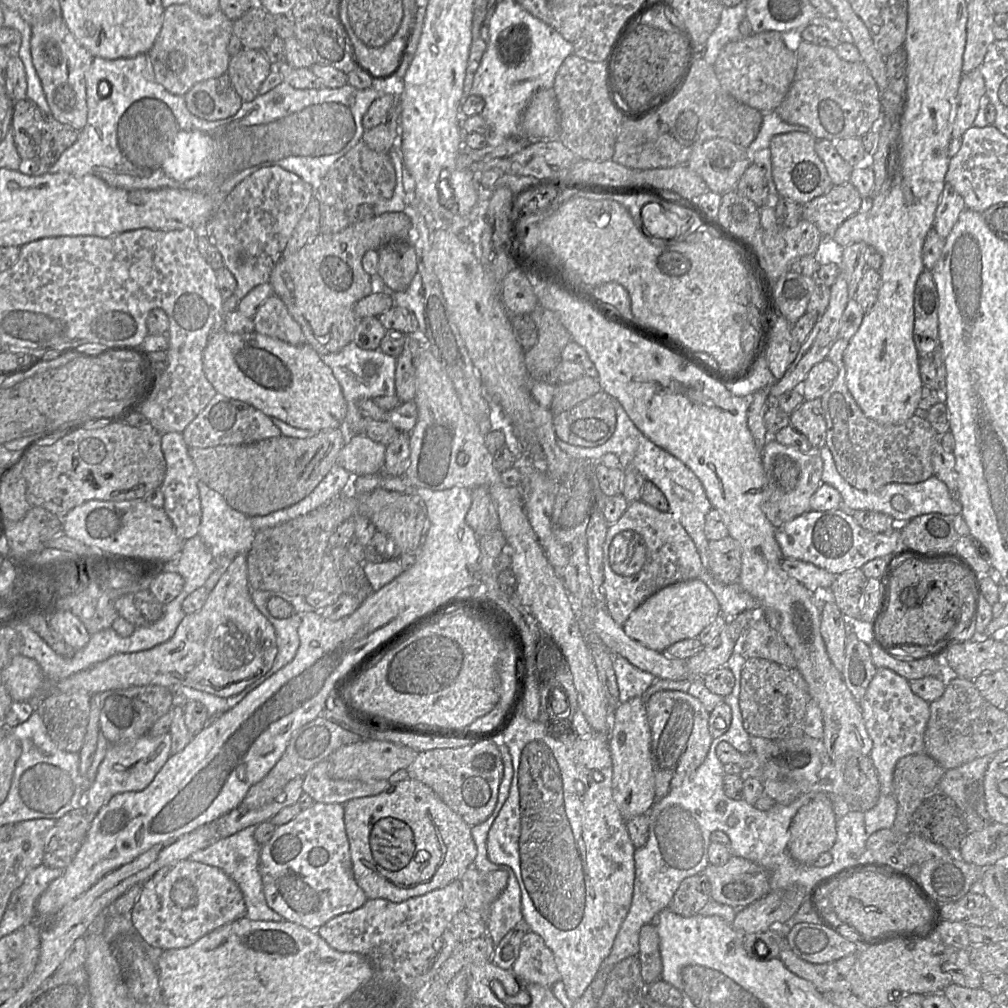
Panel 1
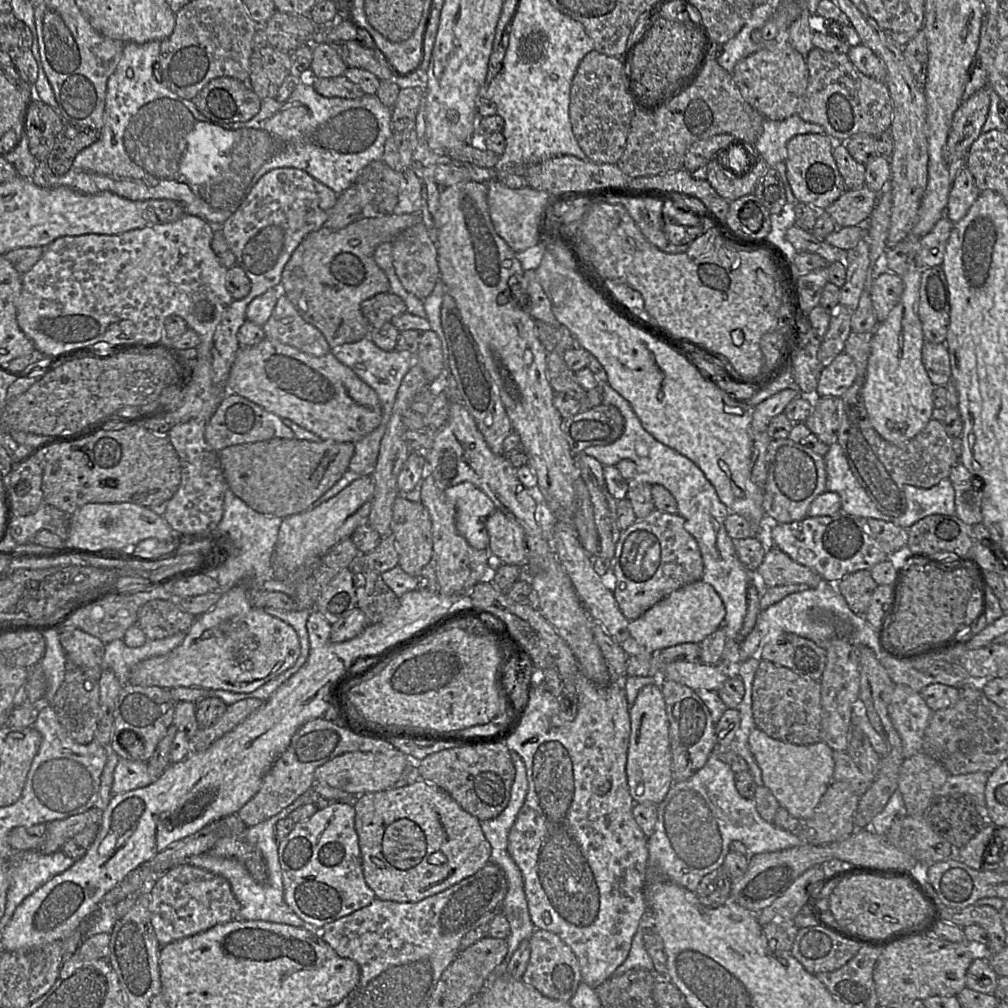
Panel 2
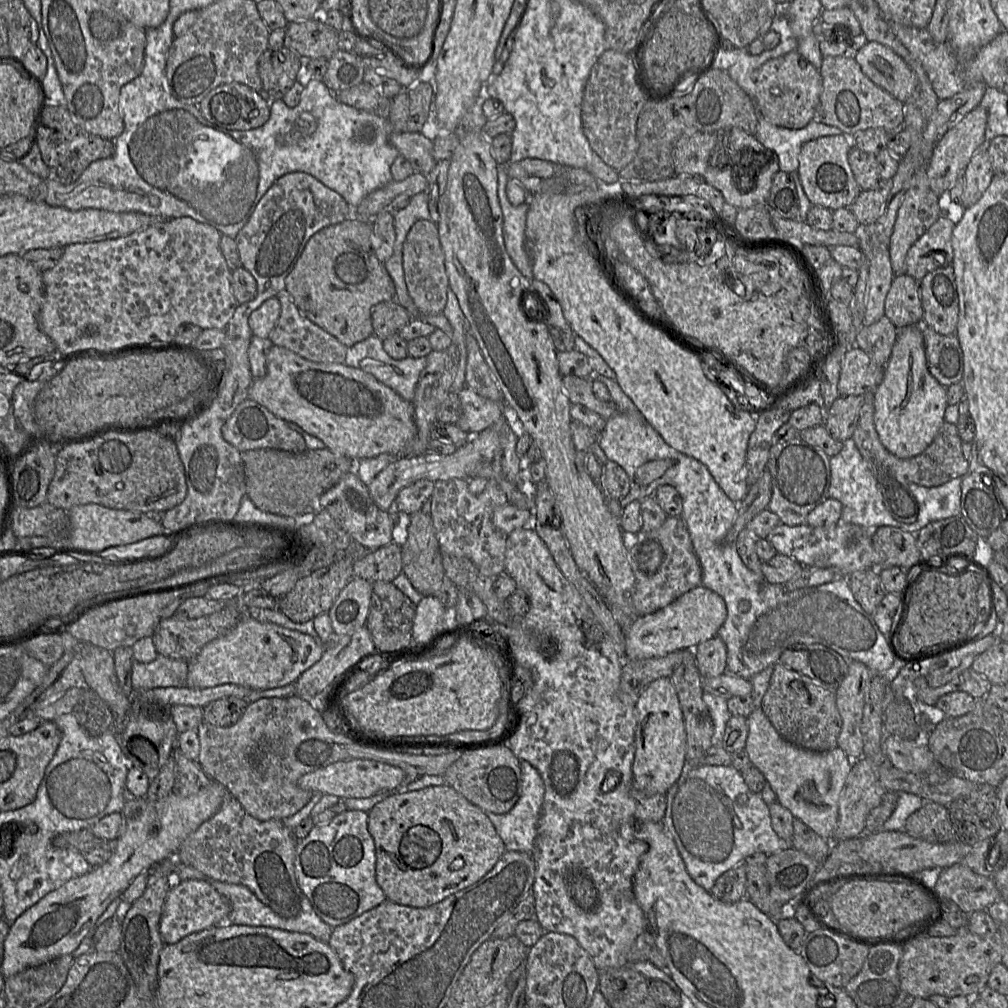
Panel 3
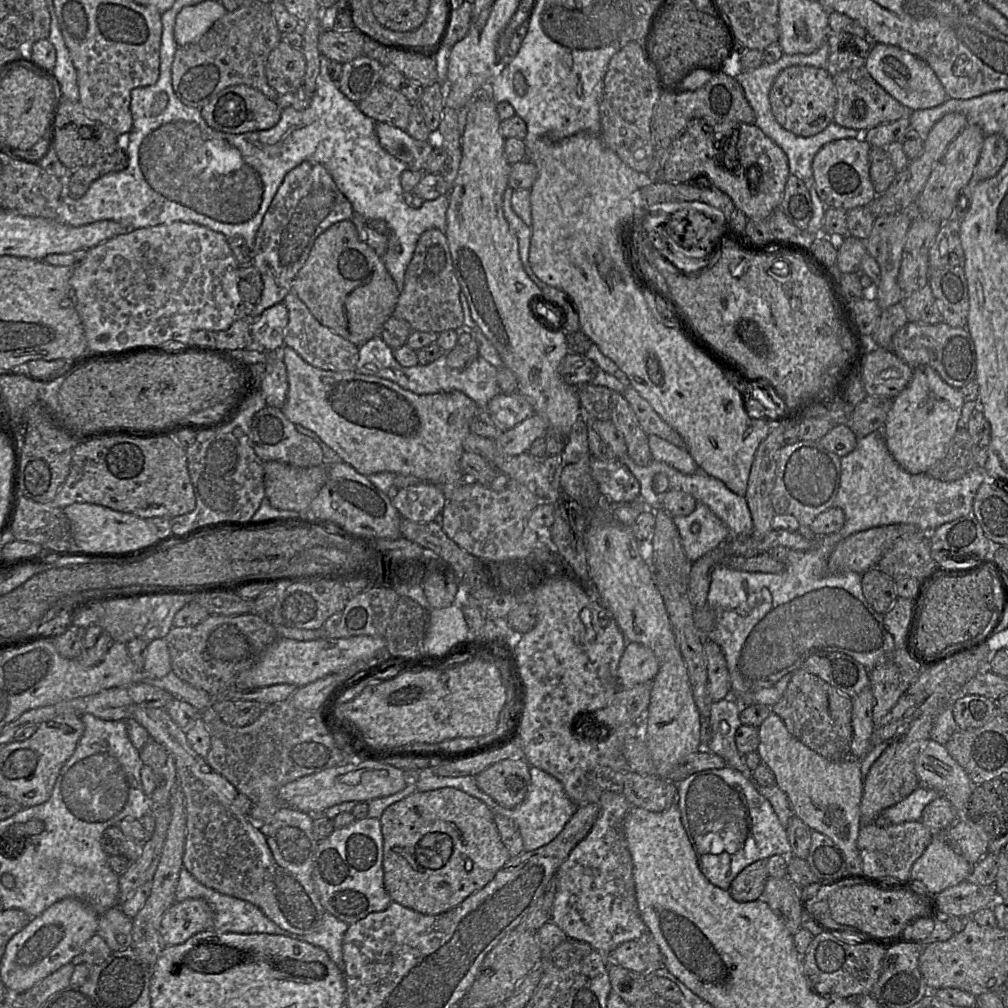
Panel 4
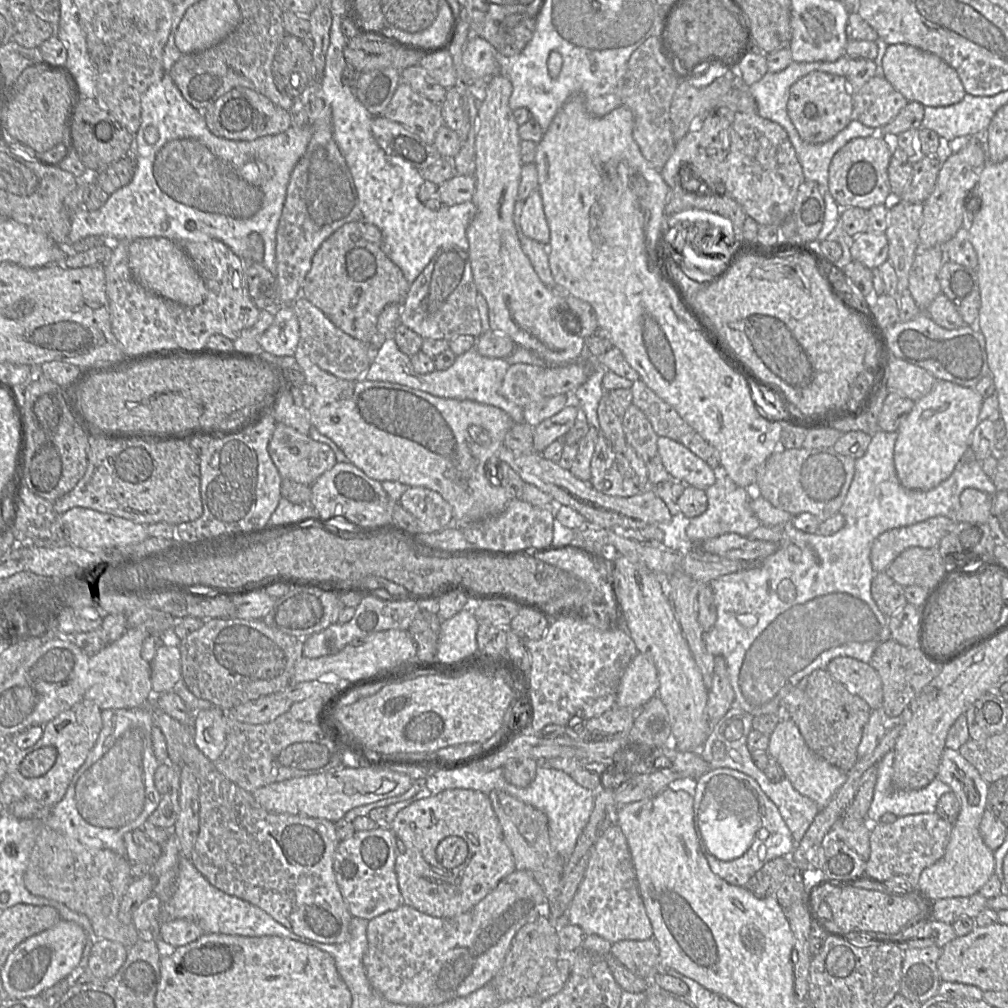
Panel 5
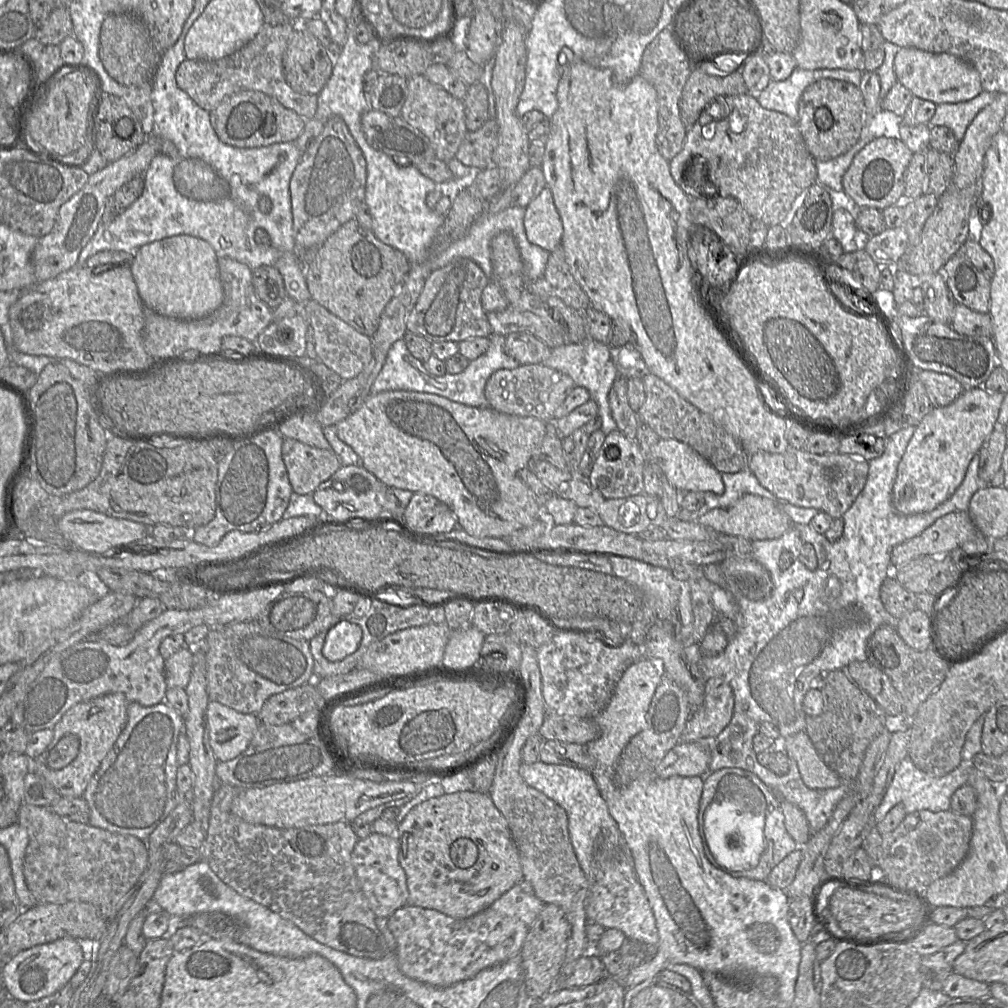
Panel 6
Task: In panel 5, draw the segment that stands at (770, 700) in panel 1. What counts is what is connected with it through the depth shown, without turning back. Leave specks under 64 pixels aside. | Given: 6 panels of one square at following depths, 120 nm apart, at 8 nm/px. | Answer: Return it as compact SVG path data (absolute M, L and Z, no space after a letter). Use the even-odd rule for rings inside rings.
M826 669L815 670L806 679L807 683L800 705L790 713L785 712L785 717L780 718L790 718L795 722L806 744L815 754L848 773L858 760L857 748L872 709L864 699L852 694L842 683L834 679Z

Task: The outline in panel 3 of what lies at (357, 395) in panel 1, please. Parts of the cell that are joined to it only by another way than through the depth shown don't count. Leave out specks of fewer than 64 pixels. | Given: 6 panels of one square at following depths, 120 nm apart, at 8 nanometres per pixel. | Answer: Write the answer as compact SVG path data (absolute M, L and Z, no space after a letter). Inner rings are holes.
M374 334L347 348L344 364L371 374L402 399L411 402L426 358L392 359L384 351L383 341Z

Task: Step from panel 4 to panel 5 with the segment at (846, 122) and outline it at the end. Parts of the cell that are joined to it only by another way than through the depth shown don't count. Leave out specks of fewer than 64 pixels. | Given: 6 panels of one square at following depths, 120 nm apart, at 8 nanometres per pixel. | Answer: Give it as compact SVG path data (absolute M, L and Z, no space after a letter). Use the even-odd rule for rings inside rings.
M884 77L869 79L858 91L852 91L853 120L870 128L891 122L908 104L907 99Z

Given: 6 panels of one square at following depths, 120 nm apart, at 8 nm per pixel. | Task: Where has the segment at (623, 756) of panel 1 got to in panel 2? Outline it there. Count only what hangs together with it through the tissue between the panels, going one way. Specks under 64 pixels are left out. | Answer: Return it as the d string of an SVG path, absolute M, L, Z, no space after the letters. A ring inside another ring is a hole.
M660 682L643 687L629 708L631 733L629 738L626 775L630 795L635 803L659 804L674 783L672 754L669 741L669 721Z

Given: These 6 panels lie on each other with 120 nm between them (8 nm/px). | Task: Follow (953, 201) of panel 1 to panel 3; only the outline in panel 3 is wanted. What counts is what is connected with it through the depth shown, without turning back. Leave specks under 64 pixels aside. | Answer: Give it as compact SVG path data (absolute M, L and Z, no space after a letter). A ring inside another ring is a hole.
M984 141L975 151L965 169L965 184L961 196L962 205L965 209L979 201L993 179L994 172L988 146L989 142Z

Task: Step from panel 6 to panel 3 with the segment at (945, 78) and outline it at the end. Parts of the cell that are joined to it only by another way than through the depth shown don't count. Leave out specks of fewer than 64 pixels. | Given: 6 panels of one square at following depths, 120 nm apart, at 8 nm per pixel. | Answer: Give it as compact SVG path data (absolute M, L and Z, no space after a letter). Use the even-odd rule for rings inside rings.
M867 42L857 50L854 60L869 80L900 102L907 102L914 93L917 84L914 73L890 48Z

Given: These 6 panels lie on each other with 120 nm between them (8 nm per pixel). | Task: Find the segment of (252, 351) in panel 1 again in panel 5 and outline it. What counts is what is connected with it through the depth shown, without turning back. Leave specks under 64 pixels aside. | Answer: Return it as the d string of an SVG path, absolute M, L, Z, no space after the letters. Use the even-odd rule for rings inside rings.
M297 347L293 357L305 378L306 402L312 427L332 440L343 451L348 461L362 470L368 477L379 482L397 481L409 487L424 487L439 493L452 508L455 522L451 526L460 526L458 524L472 523L498 515L505 510L509 502L513 499L512 495L505 488L493 485L486 474L487 462L491 458L498 458L498 452L504 447L503 442L505 435L515 423L515 421L500 408L471 400L437 397L420 390L389 382L368 381L364 378L354 381L339 379L317 366L307 356L302 347Z

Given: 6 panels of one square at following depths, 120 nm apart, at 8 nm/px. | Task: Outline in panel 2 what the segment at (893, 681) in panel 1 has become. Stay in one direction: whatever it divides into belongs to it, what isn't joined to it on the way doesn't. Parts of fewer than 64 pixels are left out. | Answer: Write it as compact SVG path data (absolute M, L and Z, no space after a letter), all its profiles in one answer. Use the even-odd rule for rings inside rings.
M896 684L888 712L901 738L904 759L922 751L924 733L934 711L921 694L909 686Z

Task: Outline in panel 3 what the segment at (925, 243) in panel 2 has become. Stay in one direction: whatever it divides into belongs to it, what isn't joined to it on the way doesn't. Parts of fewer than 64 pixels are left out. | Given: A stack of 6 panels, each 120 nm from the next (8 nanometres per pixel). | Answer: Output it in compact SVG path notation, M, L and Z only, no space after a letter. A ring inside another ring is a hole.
M939 217L908 250L905 274L920 281L927 273L952 264L954 227L951 220Z

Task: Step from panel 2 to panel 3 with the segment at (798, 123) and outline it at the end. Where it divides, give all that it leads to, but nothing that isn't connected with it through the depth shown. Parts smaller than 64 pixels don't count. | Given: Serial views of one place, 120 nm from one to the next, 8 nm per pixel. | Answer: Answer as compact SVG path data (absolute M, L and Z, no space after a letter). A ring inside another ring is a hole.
M758 109L757 119L756 139L776 153L779 159L779 169L786 173L798 170L799 153L803 144L818 137L843 135L851 147L856 147L854 134L844 133L837 127L814 120L803 128L788 129L773 125L764 118Z

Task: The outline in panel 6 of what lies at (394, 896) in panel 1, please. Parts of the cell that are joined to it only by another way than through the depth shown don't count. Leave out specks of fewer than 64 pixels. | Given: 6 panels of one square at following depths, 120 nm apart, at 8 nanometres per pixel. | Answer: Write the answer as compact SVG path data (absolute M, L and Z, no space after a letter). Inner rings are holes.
M462 791L428 799L406 814L398 824L398 830L399 863L406 874L408 905L464 919L488 908L506 891L523 880L518 849L508 823L488 793Z

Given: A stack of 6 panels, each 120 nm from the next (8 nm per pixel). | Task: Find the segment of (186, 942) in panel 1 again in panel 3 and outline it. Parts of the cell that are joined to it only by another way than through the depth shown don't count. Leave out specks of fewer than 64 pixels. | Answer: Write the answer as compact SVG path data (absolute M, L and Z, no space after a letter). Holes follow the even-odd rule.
M201 880L174 881L166 896L160 919L161 938L165 945L175 944L193 933L226 923L230 912L231 904L228 898L208 882Z

